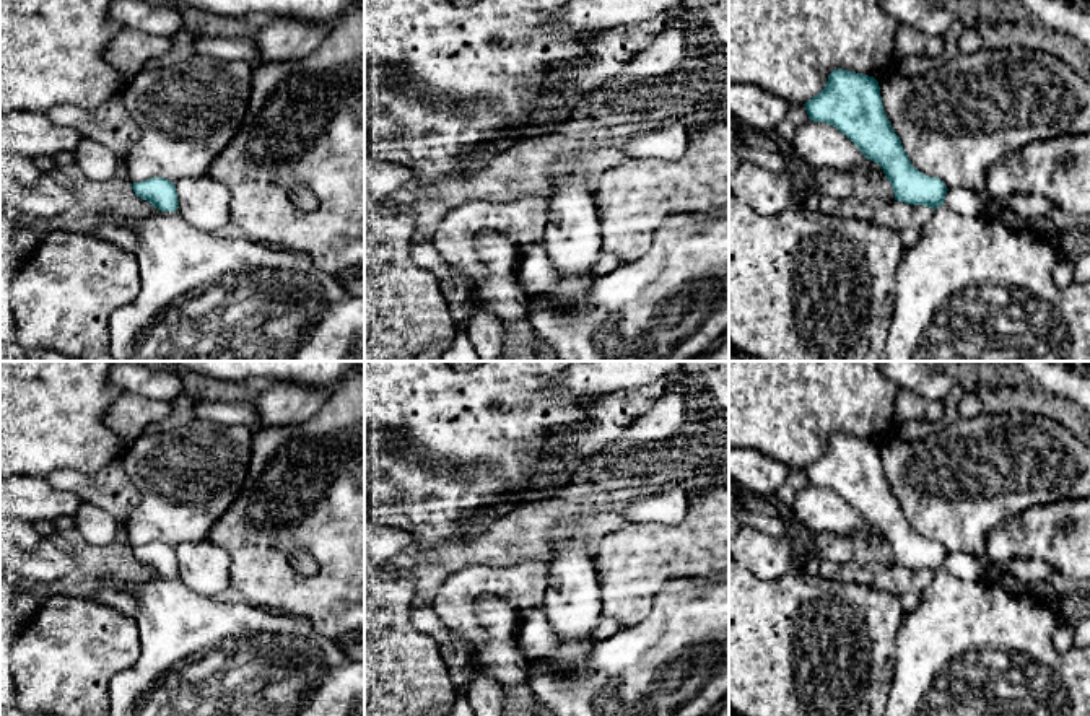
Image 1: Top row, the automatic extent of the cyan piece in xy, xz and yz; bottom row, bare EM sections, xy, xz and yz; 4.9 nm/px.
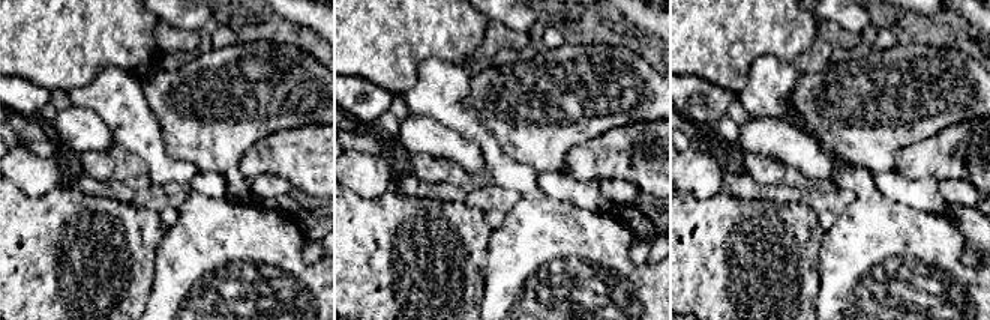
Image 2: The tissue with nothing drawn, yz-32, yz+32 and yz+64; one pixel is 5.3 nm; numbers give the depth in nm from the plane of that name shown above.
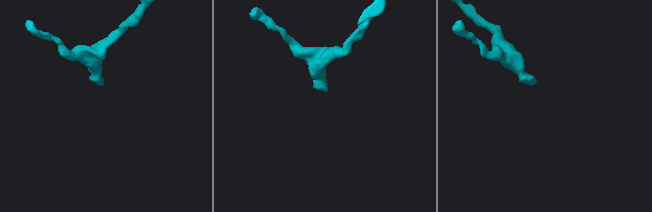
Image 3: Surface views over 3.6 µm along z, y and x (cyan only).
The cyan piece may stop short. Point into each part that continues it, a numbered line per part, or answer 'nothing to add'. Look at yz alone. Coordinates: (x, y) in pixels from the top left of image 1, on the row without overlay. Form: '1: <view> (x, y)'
1: yz (968, 648)

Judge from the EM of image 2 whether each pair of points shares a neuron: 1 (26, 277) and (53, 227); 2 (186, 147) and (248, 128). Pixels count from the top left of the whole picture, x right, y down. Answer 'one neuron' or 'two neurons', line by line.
1: one neuron
2: one neuron

